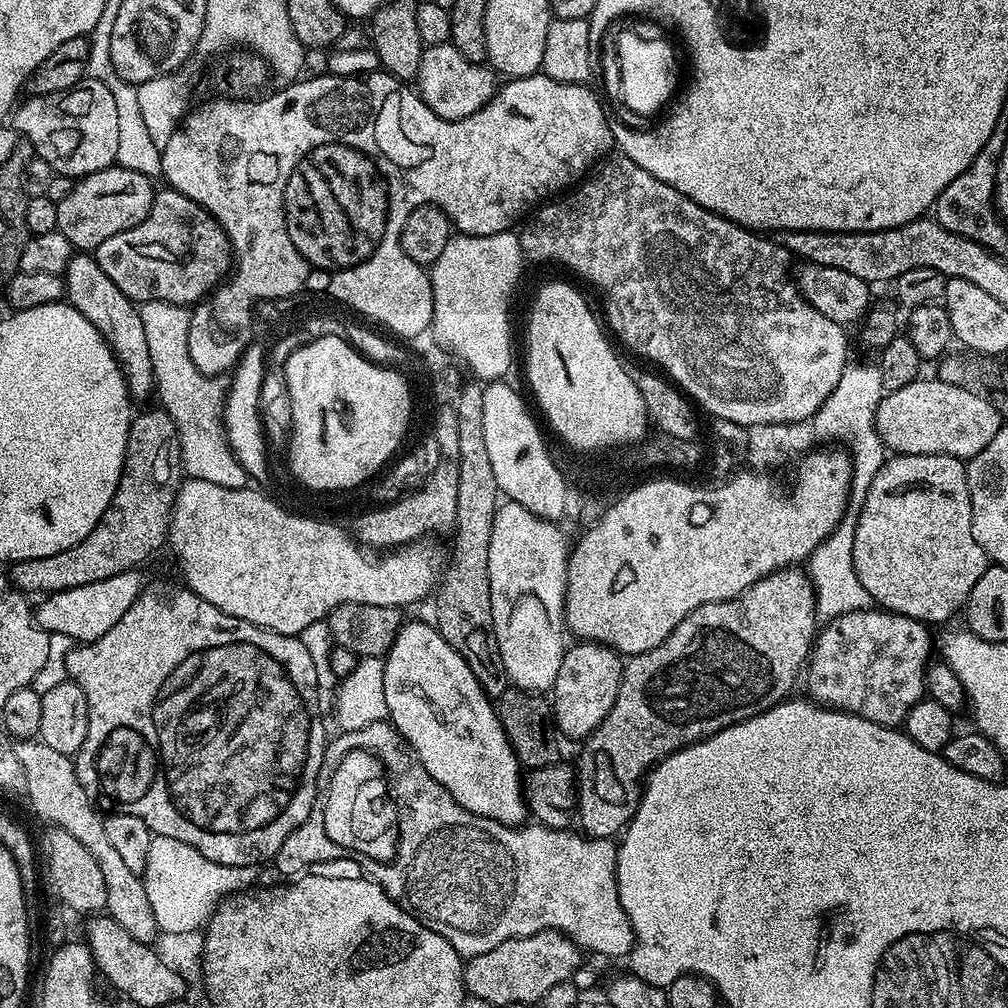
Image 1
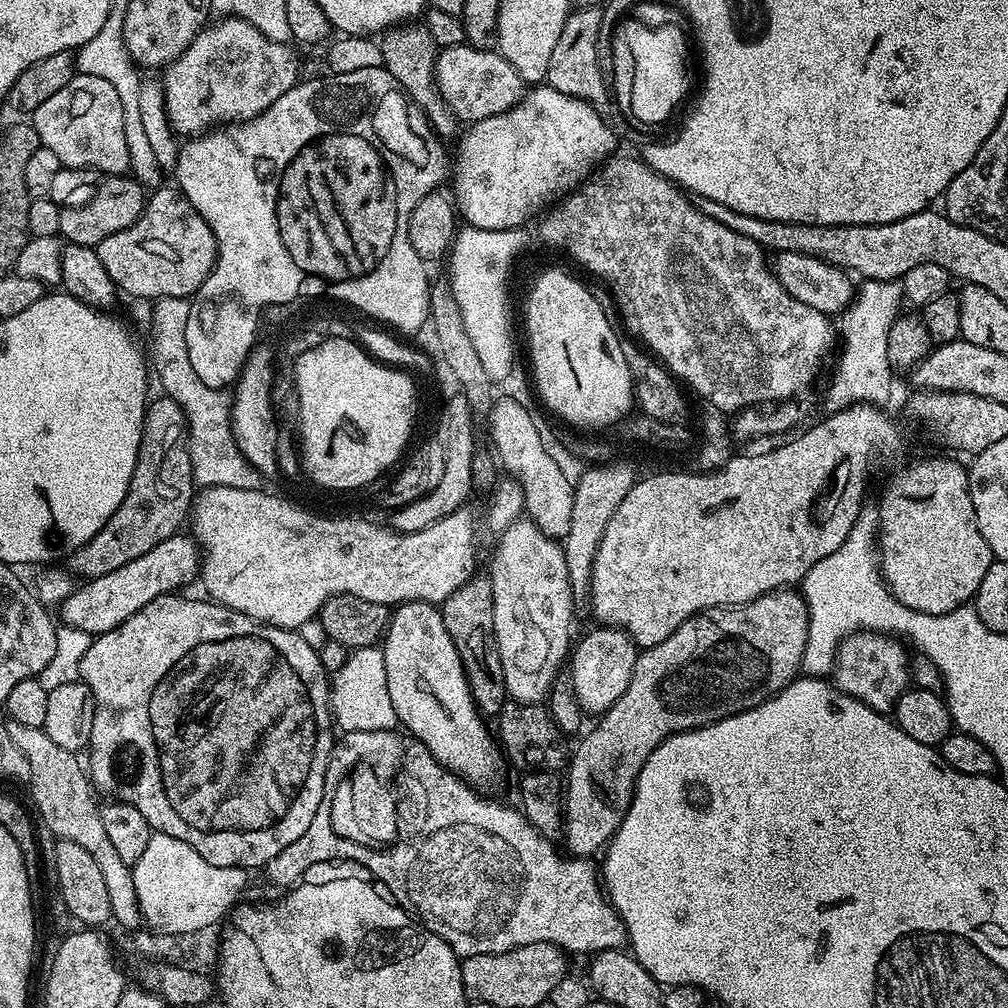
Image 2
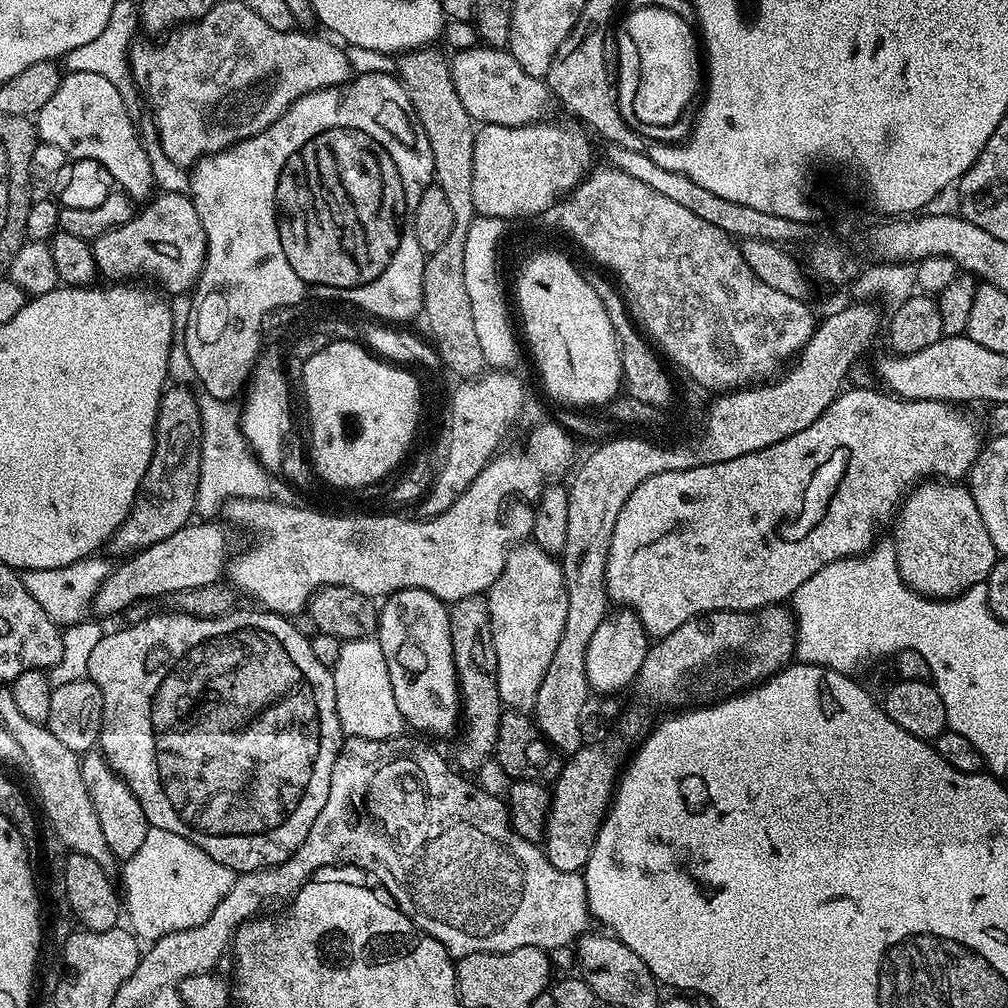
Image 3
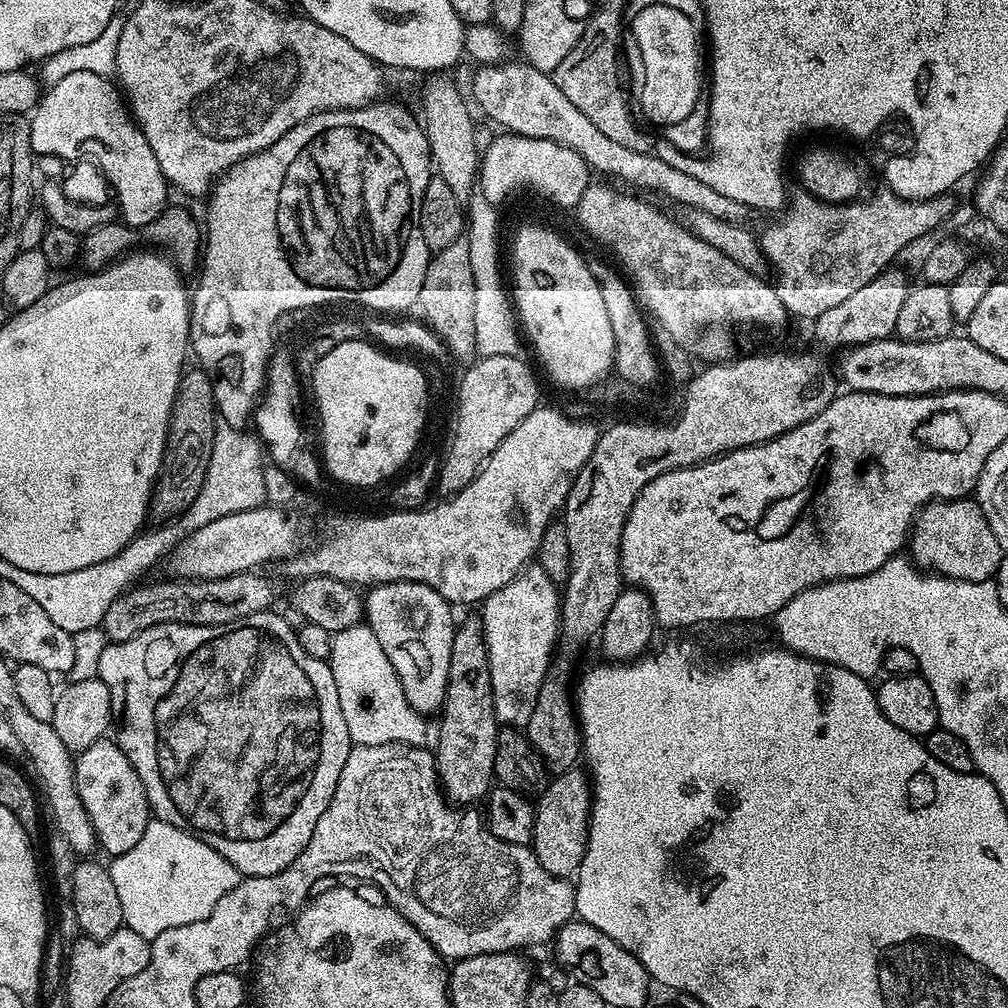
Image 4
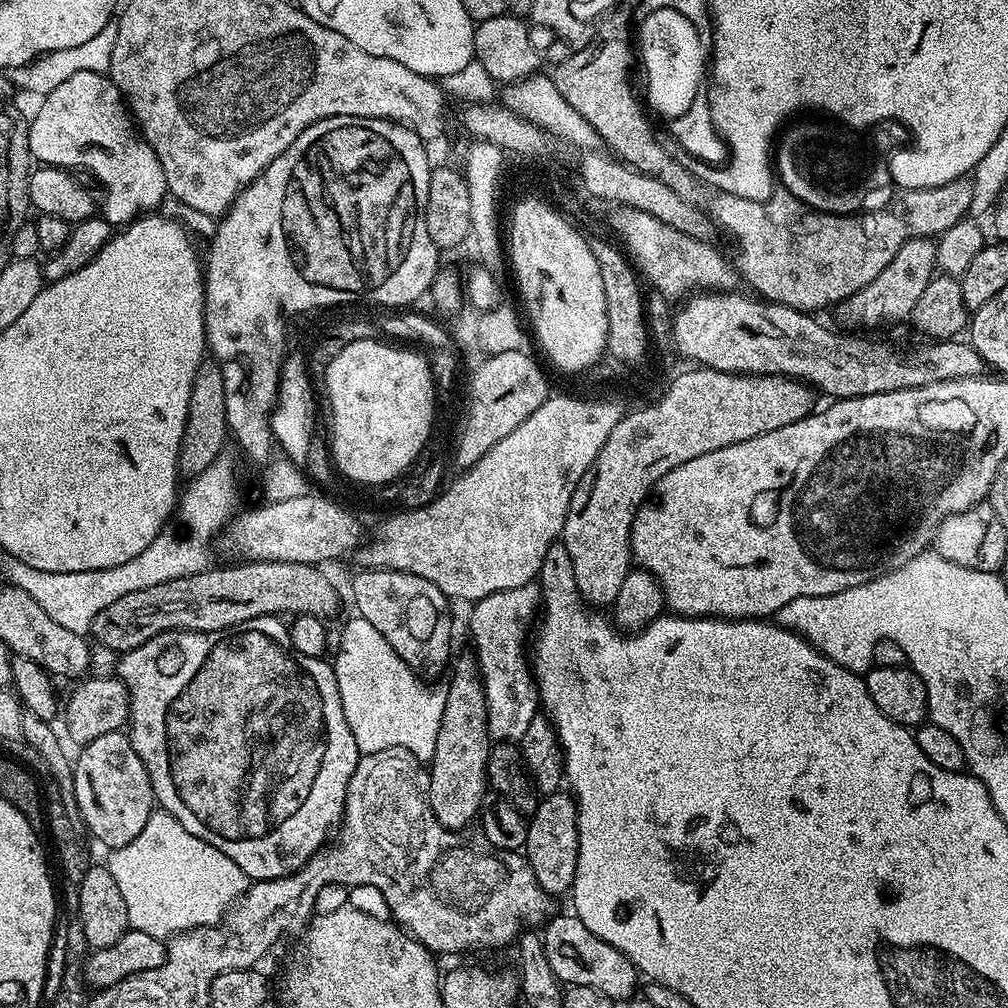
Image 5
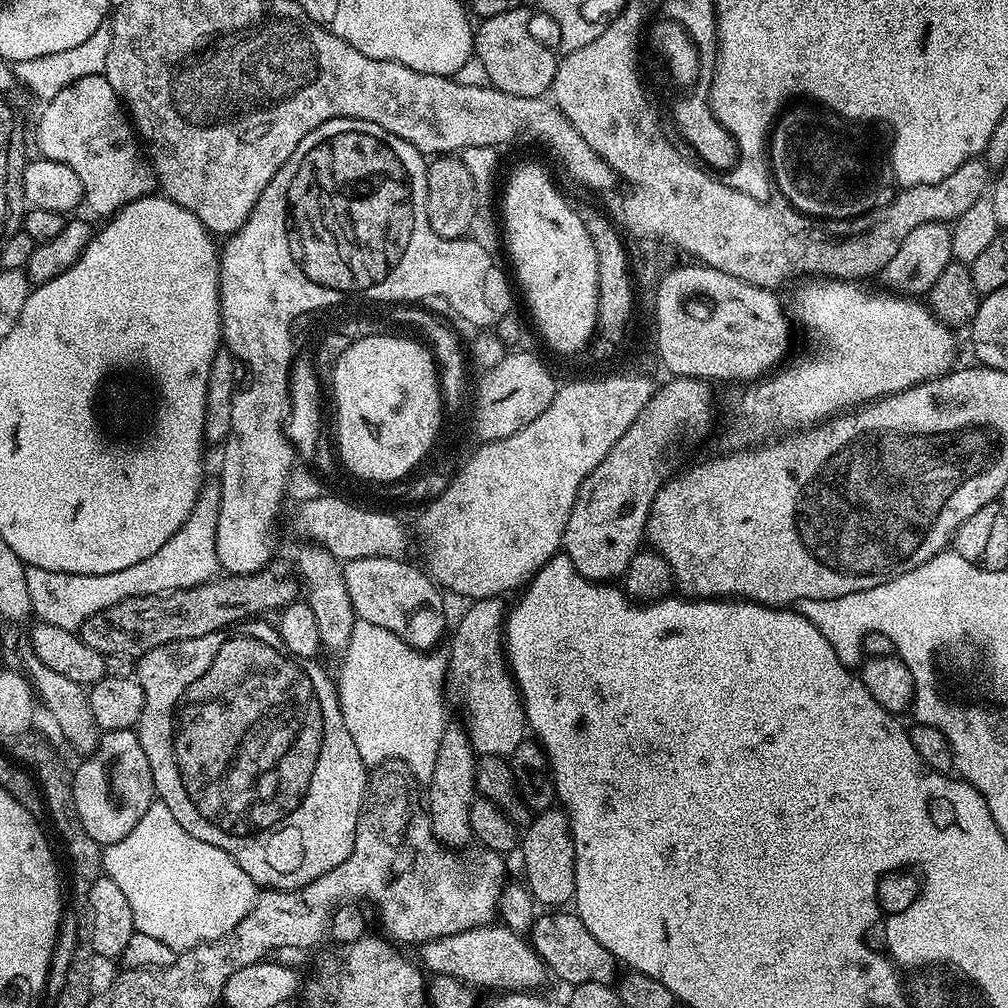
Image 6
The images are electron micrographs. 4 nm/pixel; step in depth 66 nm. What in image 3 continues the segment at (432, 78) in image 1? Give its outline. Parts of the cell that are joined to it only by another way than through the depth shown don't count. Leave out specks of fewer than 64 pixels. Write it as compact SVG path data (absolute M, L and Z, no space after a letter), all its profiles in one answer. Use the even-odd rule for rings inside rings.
M477 46L475 48L461 48L451 57L450 60L452 66L452 78L454 80L454 90L458 92L458 99L462 101L462 106L466 106L466 114L470 114L470 118L473 122L479 122L481 125L485 124L497 124L498 126L522 126L523 124L535 124L543 121L544 116L548 112L548 103L553 103L554 97L551 92L548 91L547 83L539 76L531 76L526 74L526 70L522 70L522 66L518 66L518 62L512 57L511 52L502 48L489 48L487 46Z

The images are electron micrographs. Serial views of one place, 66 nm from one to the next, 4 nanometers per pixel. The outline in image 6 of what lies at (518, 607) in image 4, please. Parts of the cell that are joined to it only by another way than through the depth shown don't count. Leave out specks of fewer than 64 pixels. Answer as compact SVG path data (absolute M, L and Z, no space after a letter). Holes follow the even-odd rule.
M500 598L490 600L474 600L467 606L464 617L456 624L456 629L451 629L452 660L446 664L446 692L449 697L464 703L464 712L468 715L466 731L472 748L480 756L511 757L514 750L526 738L526 721L524 719L524 702L520 699L520 691L516 682L510 675L506 659L506 641L504 639L503 623L506 619L506 604Z

